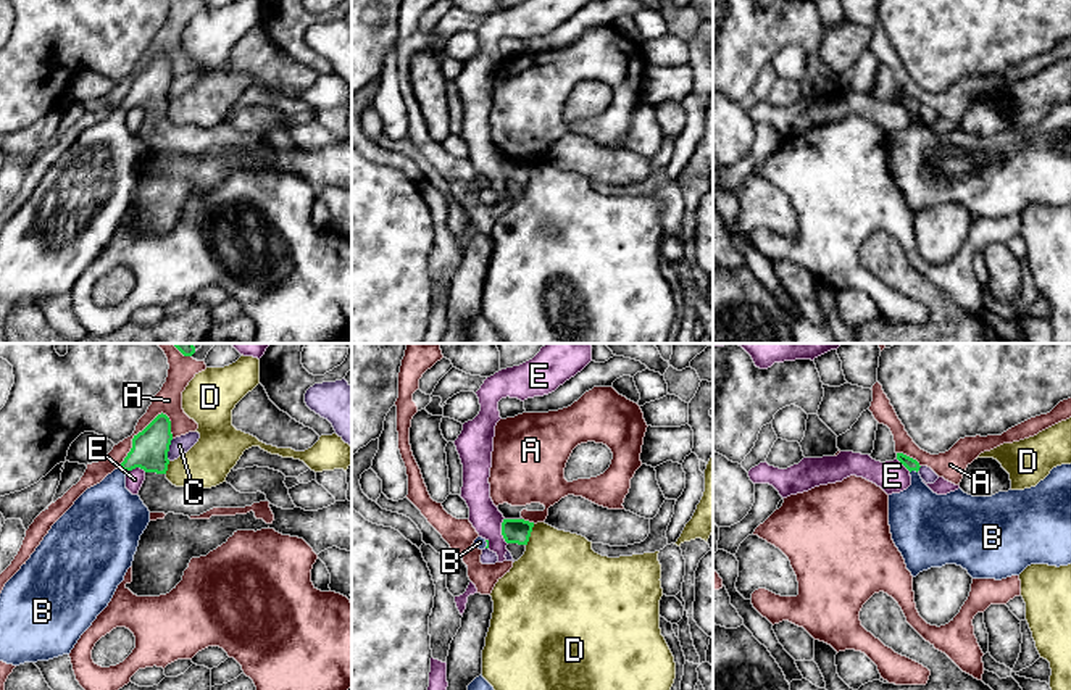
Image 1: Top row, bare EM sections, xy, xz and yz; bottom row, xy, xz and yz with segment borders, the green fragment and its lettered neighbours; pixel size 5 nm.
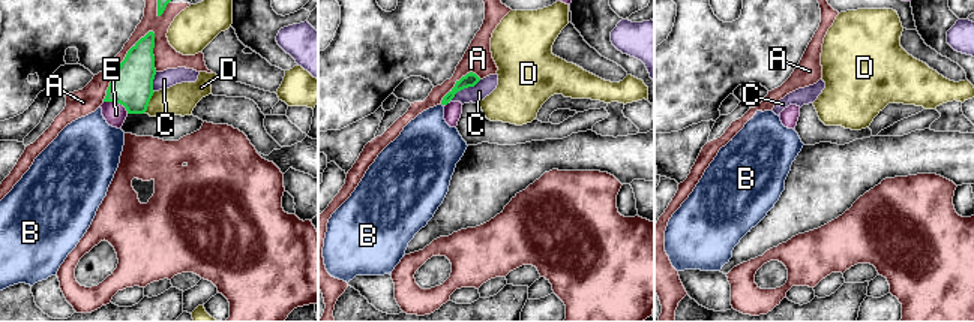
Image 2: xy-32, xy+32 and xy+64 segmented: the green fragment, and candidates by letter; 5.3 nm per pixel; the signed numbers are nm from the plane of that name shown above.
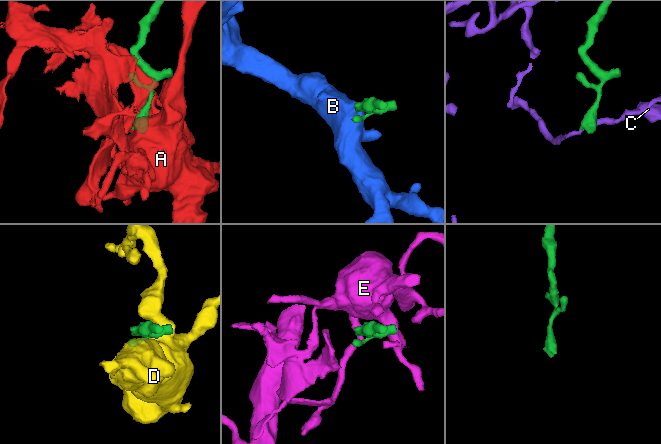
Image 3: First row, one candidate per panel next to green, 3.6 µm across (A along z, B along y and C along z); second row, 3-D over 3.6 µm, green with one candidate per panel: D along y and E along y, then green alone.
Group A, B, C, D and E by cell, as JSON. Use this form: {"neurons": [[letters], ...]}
{"neurons": [["A"], ["B"], ["C"], ["D"], ["E"]]}

